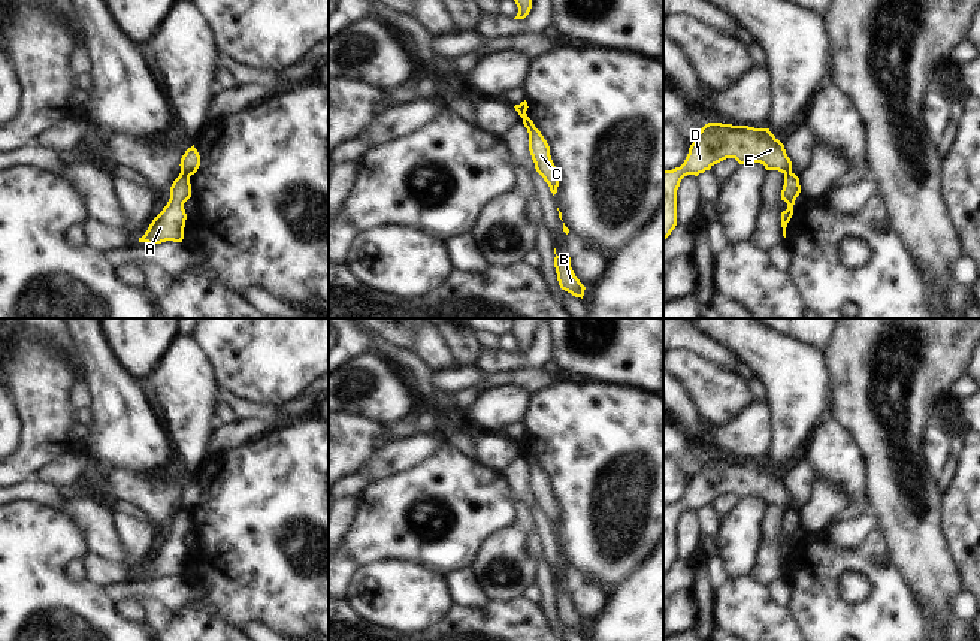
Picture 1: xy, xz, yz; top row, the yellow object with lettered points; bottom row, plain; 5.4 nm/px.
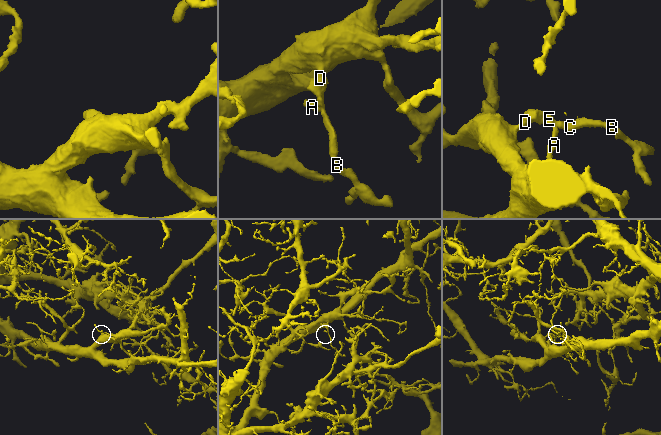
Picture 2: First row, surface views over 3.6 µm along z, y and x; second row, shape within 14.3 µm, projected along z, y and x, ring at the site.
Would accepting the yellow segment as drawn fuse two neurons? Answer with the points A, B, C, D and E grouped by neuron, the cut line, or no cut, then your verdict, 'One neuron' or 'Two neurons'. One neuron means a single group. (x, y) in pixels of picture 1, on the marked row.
Groups: A / B C D E. Split along xy (181, 172), (188, 177). Two neurons

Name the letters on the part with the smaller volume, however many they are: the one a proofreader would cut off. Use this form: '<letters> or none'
A

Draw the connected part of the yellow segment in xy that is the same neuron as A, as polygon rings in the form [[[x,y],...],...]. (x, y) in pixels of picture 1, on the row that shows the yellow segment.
[[[179,173],[170,187],[170,199],[163,211],[152,220],[139,242],[161,244],[182,242],[187,214],[184,203],[191,197],[190,176]]]

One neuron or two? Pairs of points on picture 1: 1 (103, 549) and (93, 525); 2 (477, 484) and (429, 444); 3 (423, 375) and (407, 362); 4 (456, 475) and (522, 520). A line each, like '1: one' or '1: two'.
1: one
2: two
3: one
4: two

